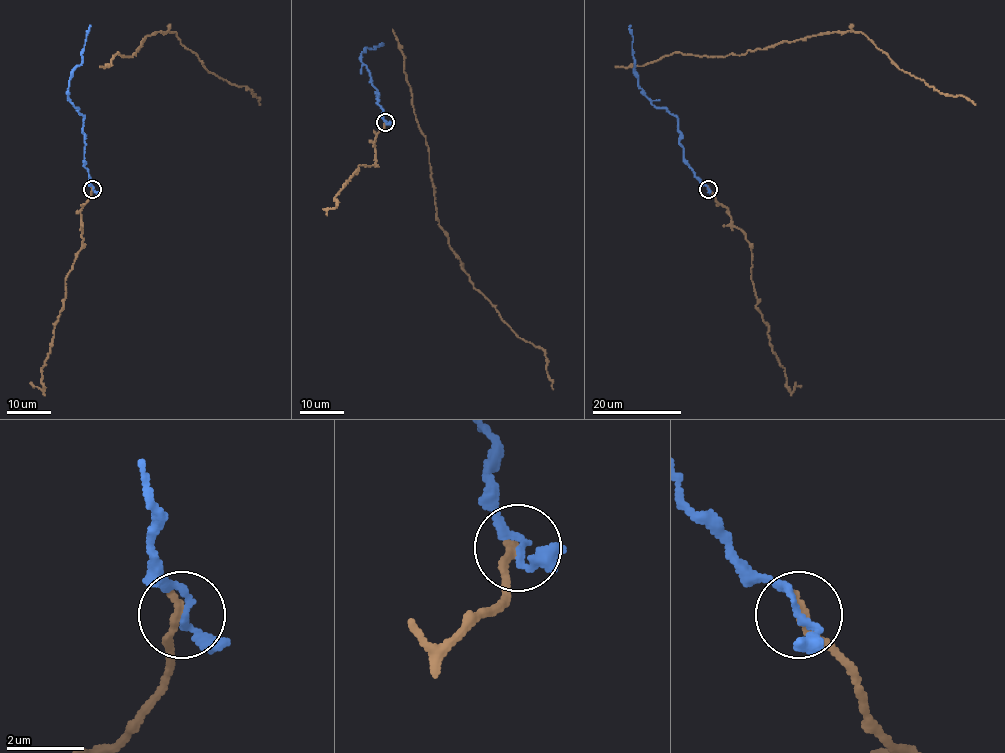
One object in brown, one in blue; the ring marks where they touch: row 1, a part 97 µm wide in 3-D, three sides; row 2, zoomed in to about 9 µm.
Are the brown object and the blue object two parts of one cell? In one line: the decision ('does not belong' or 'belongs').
belongs

